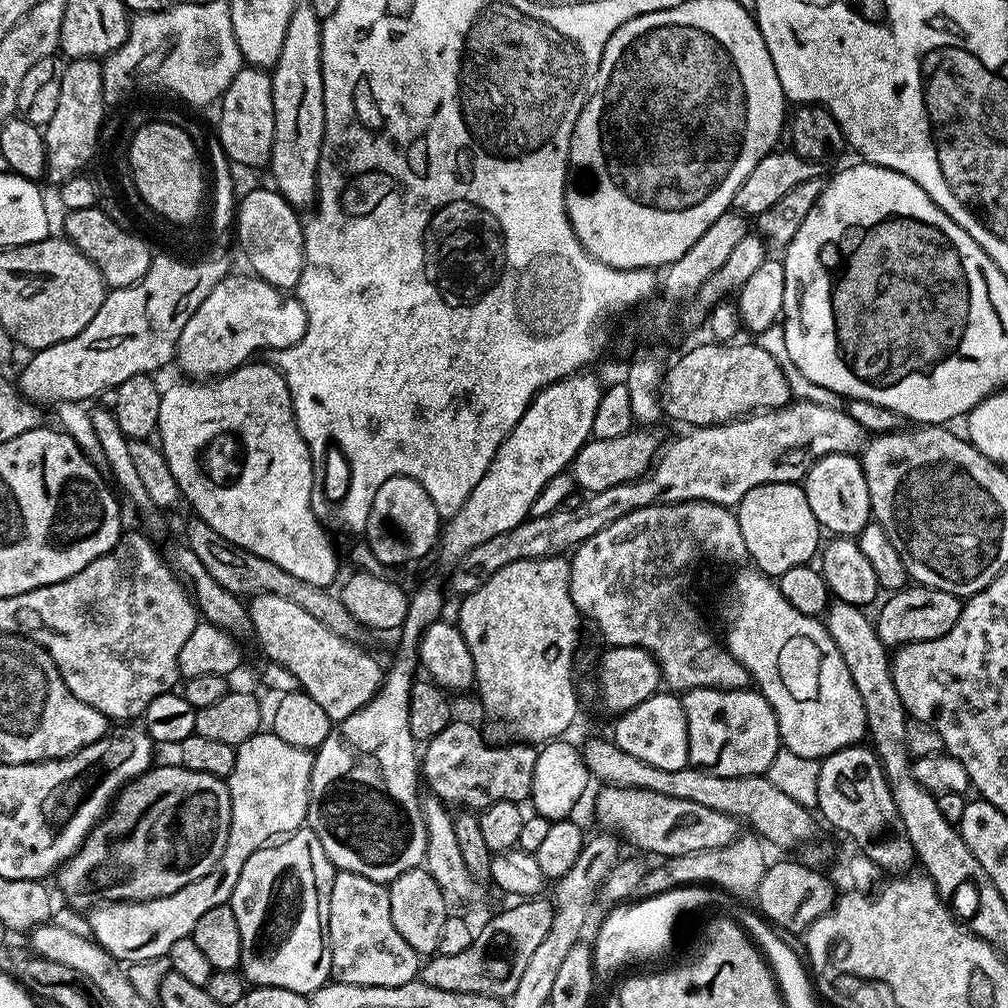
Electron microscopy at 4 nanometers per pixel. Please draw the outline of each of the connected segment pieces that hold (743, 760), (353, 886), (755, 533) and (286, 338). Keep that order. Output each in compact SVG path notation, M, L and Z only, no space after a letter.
M695 688L683 693L688 763L722 778L762 776L781 750L778 718L758 690L748 688Z
M337 871L330 890L326 931L330 946L331 979L335 983L393 988L413 983L421 971L421 957L394 926L387 887L370 878L362 878L362 874Z
M799 483L754 486L754 490L750 490L750 494L746 494L746 498L740 500L735 514L738 526L742 530L742 542L746 542L748 560L756 563L753 565L769 578L779 578L782 574L786 574L786 570L794 570L794 566L809 563L821 547L820 523L814 518L814 510L810 510L810 502Z
M255 274L247 275L225 276L210 294L206 294L190 322L186 322L174 357L175 363L180 363L181 370L188 375L185 377L203 382L225 376L249 363L259 348L289 348L306 334L306 310L295 295L285 295L281 289L270 286Z

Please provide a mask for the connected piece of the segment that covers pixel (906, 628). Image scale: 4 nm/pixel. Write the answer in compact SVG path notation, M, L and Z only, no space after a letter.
M917 584L901 588L886 599L888 600L884 604L882 602L879 605L880 612L878 616L875 615L874 623L881 642L887 648L897 648L901 644L944 636L957 624L964 605L959 596Z

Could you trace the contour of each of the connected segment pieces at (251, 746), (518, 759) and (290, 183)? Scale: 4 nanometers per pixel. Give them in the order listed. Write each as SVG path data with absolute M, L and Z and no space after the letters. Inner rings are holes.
M261 730L235 745L234 770L226 778L230 794L230 834L226 850L216 865L202 878L153 900L114 900L97 904L87 913L92 939L102 945L116 960L129 965L143 960L167 957L170 946L191 936L198 918L214 906L231 901L234 886L246 866L246 858L277 838L283 838L298 828L305 827L310 798L310 774L313 753L306 748L282 742L271 730Z
M456 718L450 726L446 726L446 730L442 730L442 734L438 734L433 740L423 745L422 780L431 795L437 796L448 806L461 804L459 807L464 810L483 810L489 808L494 802L503 800L520 804L532 795L536 756L537 749L531 744L512 742L507 746L497 746L486 739L481 729L479 732L474 725Z
M297 3L294 14L290 14L290 26L286 29L286 39L282 42L282 54L271 68L272 101L274 102L274 146L272 147L272 180L277 192L281 192L293 208L303 209L303 204L311 205L316 198L316 171L322 154L324 141L324 83L322 82L322 21L314 14L311 3Z

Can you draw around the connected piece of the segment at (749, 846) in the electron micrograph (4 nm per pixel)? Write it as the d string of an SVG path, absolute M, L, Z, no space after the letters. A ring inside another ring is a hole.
M754 834L739 835L732 844L718 847L714 850L704 850L682 856L667 857L658 868L653 867L644 879L643 891L648 894L667 892L671 888L685 884L705 884L720 890L740 892L742 894L754 892L761 884L768 865L768 858L764 852L765 845Z

